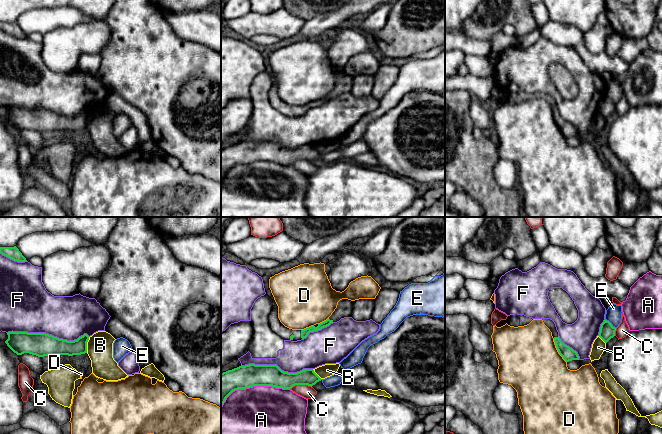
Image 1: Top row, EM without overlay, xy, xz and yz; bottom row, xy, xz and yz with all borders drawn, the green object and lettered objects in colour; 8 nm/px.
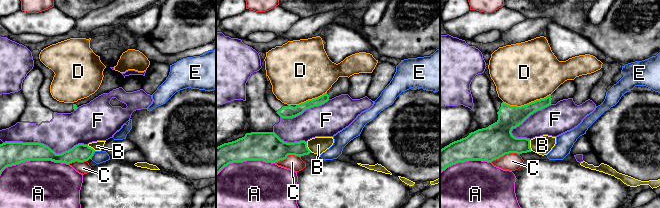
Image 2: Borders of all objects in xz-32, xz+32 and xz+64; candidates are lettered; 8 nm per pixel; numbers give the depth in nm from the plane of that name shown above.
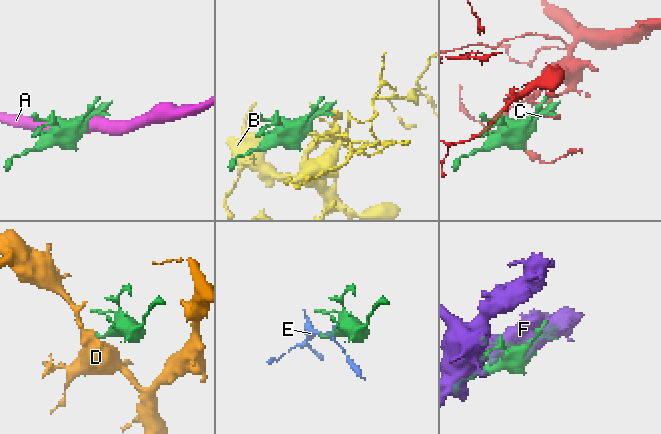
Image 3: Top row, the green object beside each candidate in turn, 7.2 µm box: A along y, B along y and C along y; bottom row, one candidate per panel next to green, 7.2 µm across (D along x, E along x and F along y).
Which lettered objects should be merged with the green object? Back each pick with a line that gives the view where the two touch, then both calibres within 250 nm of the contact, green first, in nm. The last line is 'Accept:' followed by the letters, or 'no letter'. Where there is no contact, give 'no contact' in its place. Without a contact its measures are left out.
Accept: no letter

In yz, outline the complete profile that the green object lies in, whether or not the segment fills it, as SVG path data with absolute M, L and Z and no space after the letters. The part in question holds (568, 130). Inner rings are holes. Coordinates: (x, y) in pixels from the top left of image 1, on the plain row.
M542 95L544 100L550 105L552 108L552 112L554 114L554 118L559 130L563 133L566 138L572 136L579 136L579 132L576 127L574 127L569 122L565 121L558 112L558 108L556 106L555 100L550 95Z

